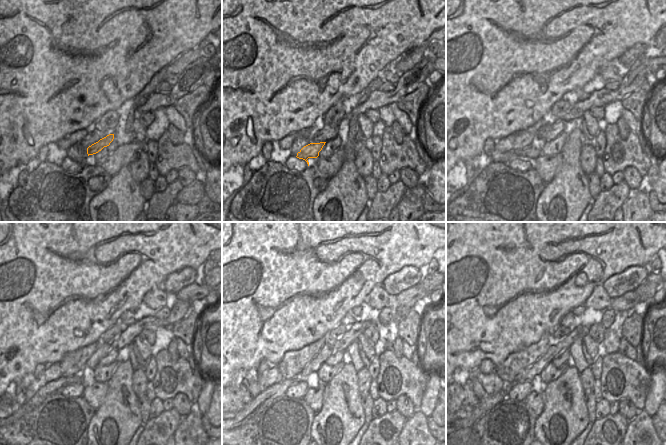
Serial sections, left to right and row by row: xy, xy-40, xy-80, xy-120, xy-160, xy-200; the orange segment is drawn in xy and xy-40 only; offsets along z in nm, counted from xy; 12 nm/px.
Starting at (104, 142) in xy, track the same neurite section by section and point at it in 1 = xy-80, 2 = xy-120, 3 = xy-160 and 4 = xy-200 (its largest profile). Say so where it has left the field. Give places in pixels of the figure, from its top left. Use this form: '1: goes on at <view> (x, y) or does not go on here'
1: goes on at xy-80 (530, 153)
2: goes on at xy-120 (56, 386)
3: goes on at xy-160 (259, 402)
4: goes on at xy-200 (486, 403)

